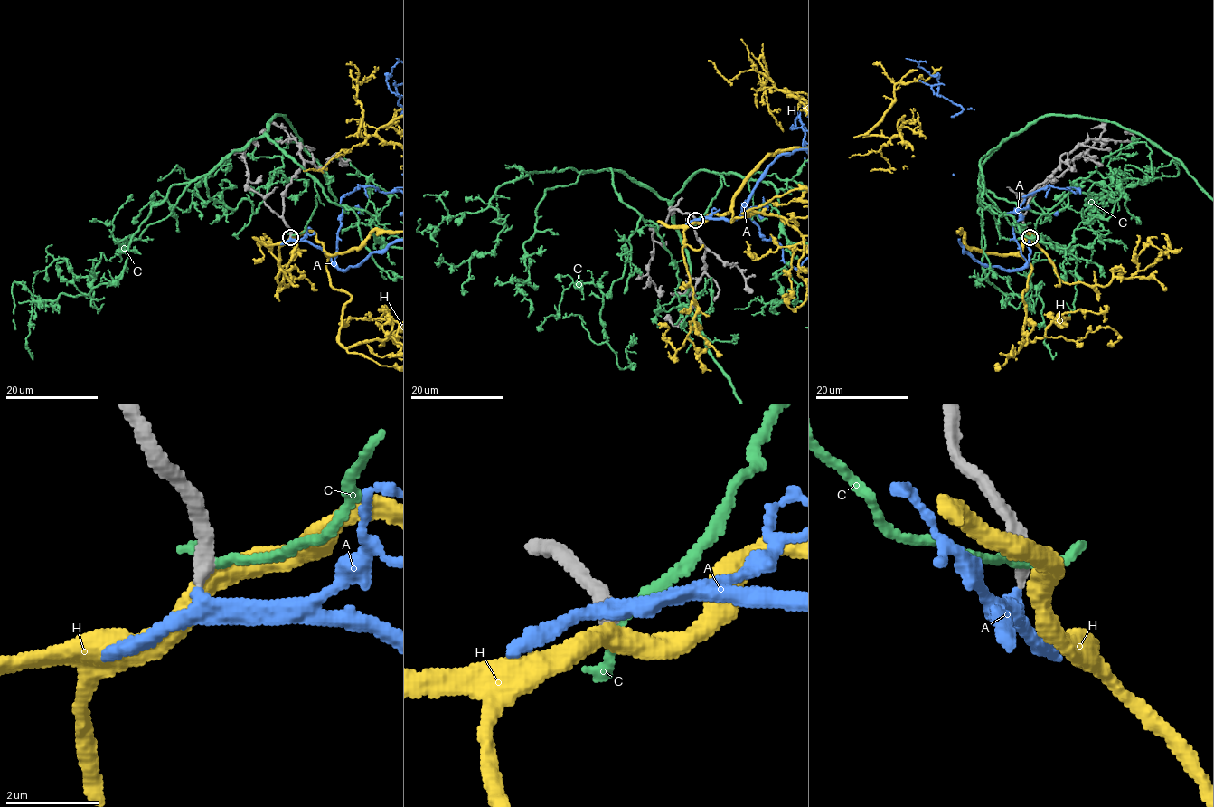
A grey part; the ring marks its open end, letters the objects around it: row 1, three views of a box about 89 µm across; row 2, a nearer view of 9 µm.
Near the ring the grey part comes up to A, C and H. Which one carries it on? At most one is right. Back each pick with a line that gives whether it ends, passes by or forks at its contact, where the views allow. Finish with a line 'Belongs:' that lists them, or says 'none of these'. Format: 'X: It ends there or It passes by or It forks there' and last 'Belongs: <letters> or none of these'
A: It passes by
Belongs: A

